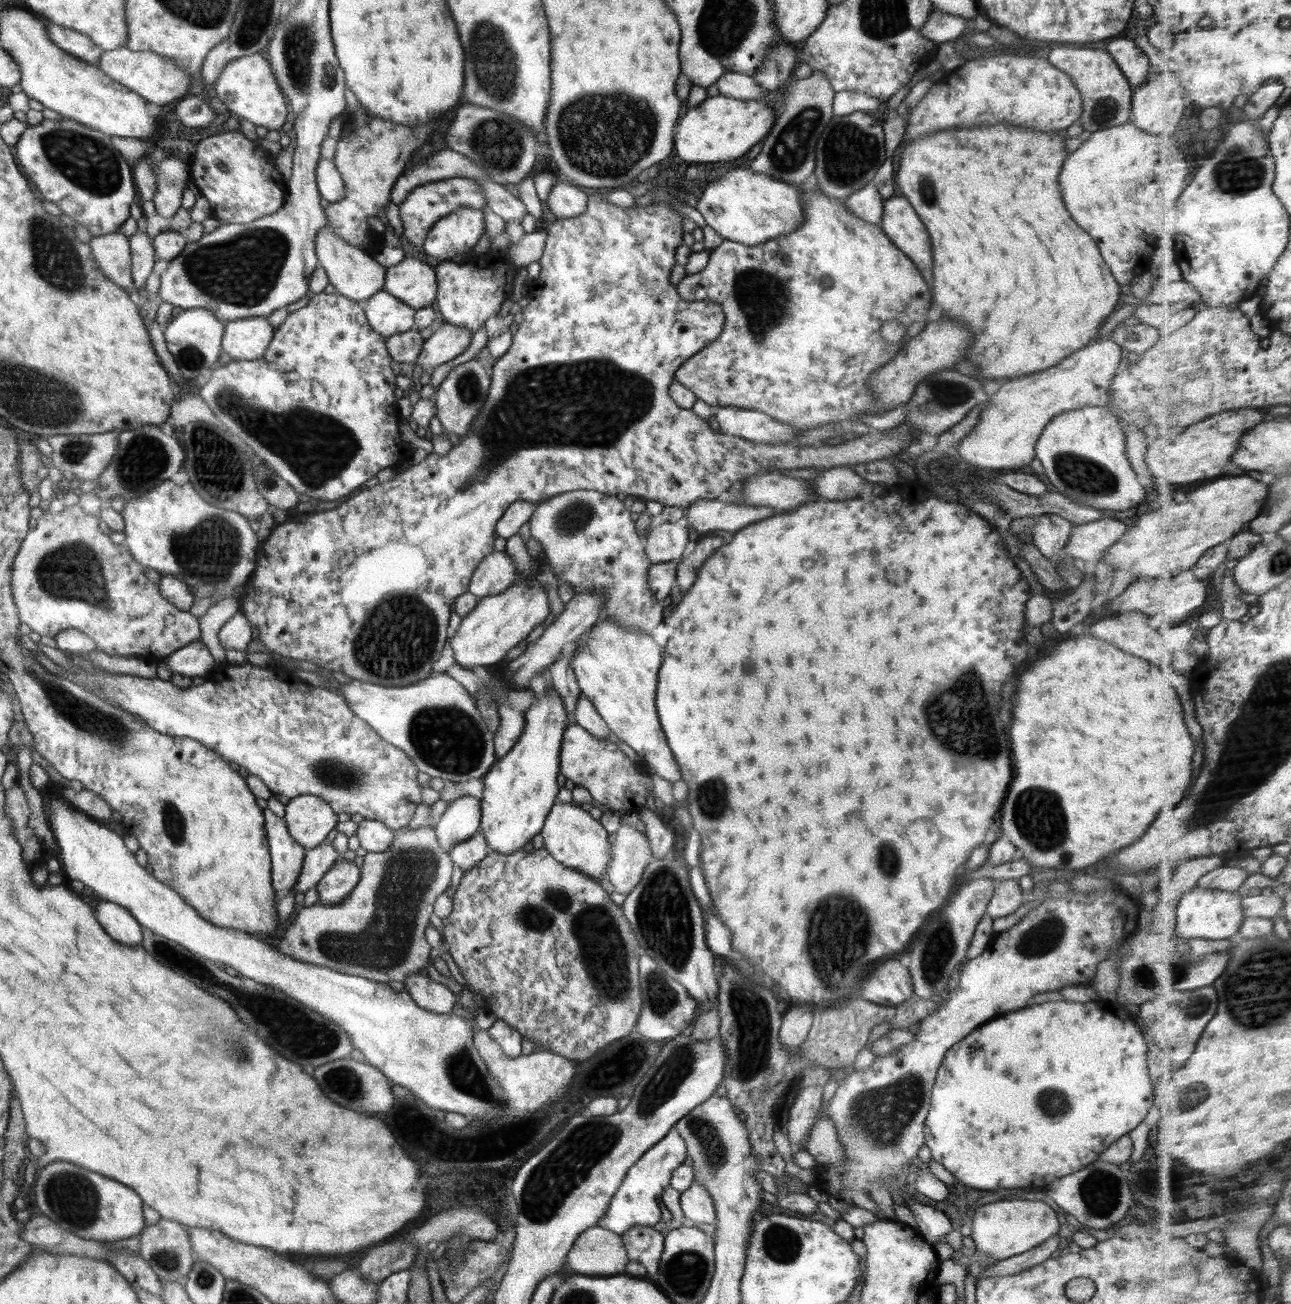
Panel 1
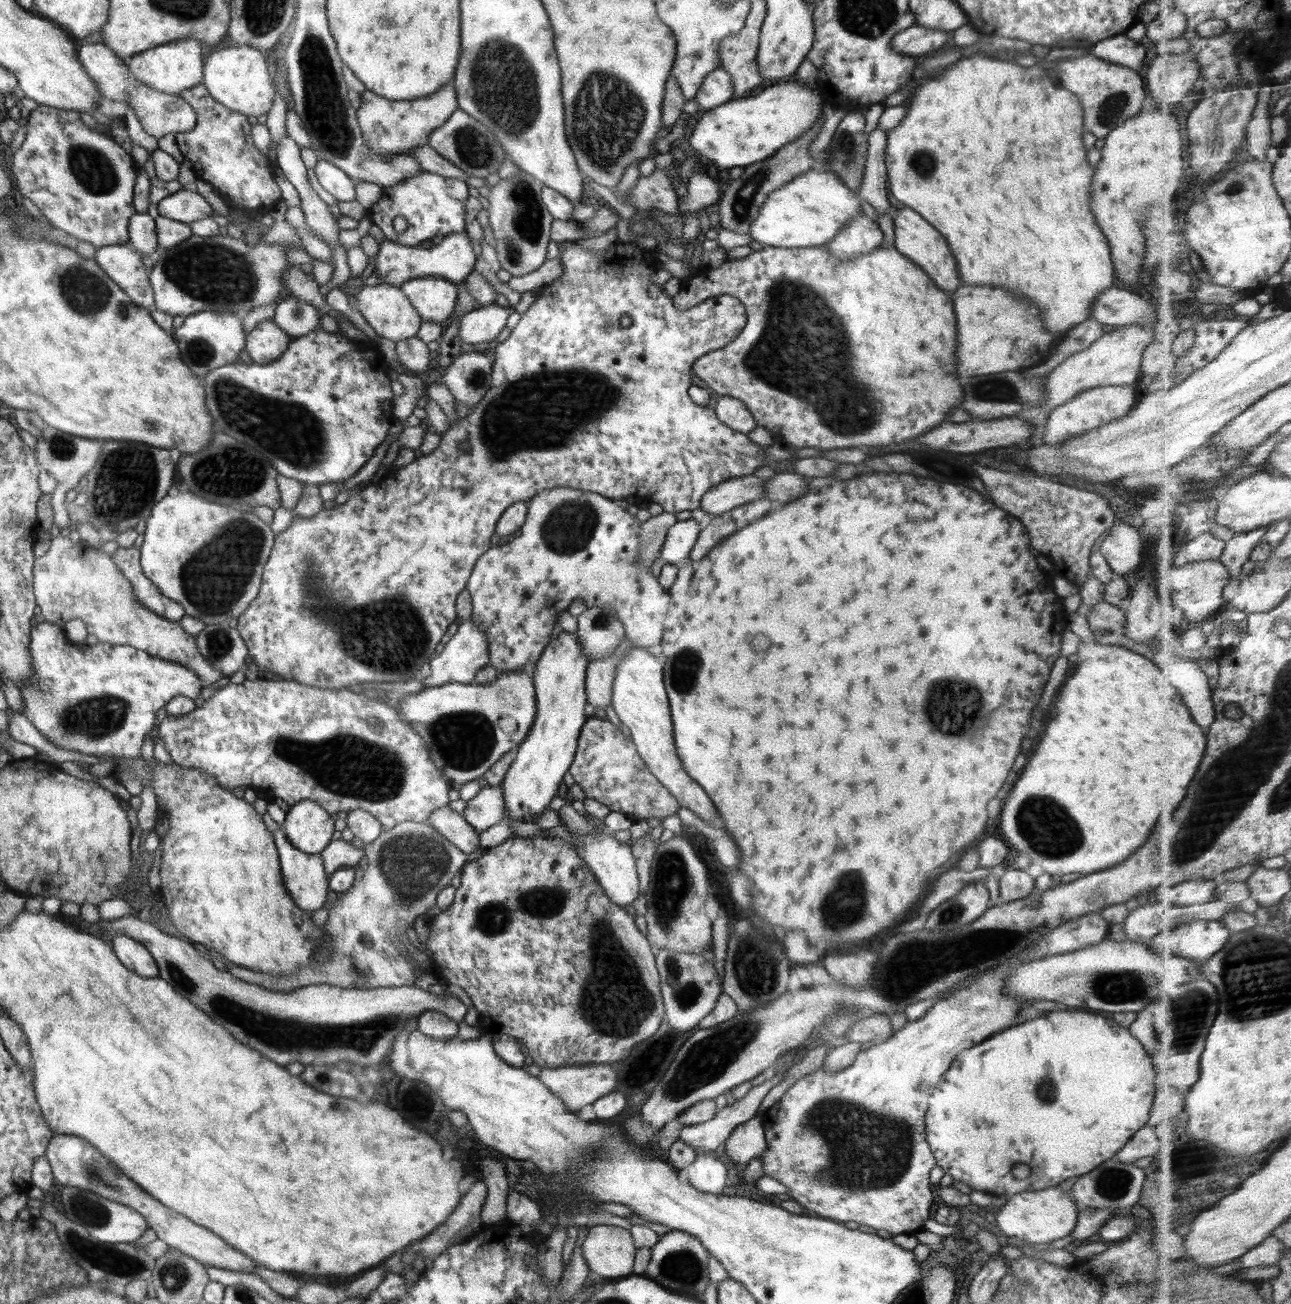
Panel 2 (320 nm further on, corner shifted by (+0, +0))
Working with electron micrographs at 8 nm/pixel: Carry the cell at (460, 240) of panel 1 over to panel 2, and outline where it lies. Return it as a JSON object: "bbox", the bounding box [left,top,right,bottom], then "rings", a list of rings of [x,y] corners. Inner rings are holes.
{"bbox":[371,232,477,287],"rings":[[[464,232],[444,235],[440,243],[430,248],[423,249],[399,245],[391,240],[385,239],[379,244],[379,251],[371,263],[375,272],[383,278],[384,283],[399,287],[413,278],[424,278],[425,276],[435,276],[442,278],[459,286],[465,282],[467,276],[474,270],[474,263],[477,256],[472,249],[472,245]]]}

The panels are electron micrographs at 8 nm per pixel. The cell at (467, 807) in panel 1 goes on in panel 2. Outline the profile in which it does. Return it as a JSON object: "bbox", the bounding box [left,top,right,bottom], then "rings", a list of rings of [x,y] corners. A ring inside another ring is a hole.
{"bbox":[462,787,507,834],"rings":[[[501,787],[480,788],[472,800],[466,803],[462,818],[480,834],[499,824],[507,817]]]}

